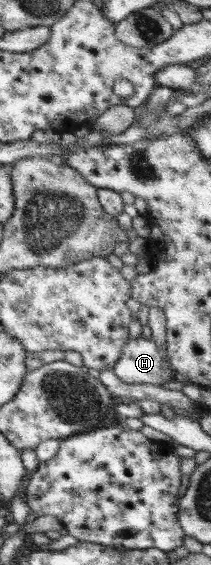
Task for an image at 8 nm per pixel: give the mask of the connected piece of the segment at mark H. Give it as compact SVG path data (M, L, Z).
M140 336L134 340L129 339L114 372L128 384L162 386L173 381L175 374L166 352L166 346L153 343L151 338L144 340Z

